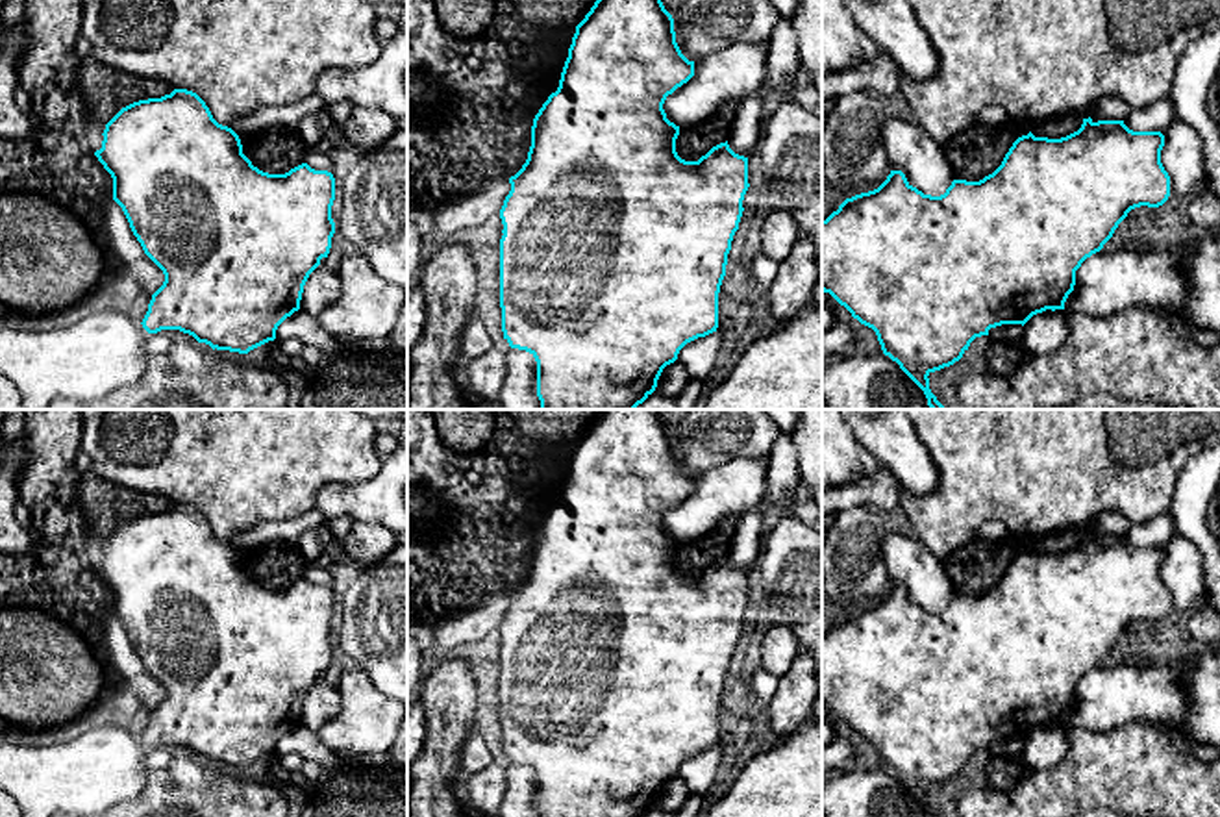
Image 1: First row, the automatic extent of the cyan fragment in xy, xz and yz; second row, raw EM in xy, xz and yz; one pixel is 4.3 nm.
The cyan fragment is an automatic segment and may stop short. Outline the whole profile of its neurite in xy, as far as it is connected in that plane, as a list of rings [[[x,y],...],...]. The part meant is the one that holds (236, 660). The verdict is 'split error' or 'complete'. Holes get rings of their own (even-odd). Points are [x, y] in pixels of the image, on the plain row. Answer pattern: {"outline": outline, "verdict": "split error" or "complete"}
{"outline": [[[174,504],[170,509],[161,513],[148,513],[133,517],[122,522],[104,545],[102,563],[94,567],[98,576],[113,593],[113,615],[122,622],[130,643],[137,656],[141,658],[144,669],[163,685],[165,697],[152,710],[148,726],[143,734],[143,743],[148,748],[157,748],[161,745],[180,745],[193,750],[198,758],[209,760],[213,765],[230,765],[239,769],[248,769],[250,765],[274,756],[278,741],[300,724],[300,715],[304,700],[309,689],[320,680],[322,672],[328,672],[331,663],[331,652],[335,648],[335,637],[331,634],[331,621],[335,615],[335,593],[328,585],[315,585],[307,578],[291,584],[285,589],[268,589],[252,580],[252,576],[243,569],[243,559],[239,550],[218,539],[205,517],[193,506]]], "verdict": "complete"}

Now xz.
{"outline": [[[600,409],[600,413],[594,417],[591,426],[585,430],[585,434],[576,441],[576,448],[572,452],[572,459],[568,463],[568,472],[565,476],[559,502],[555,508],[548,511],[548,515],[542,519],[539,528],[533,534],[531,541],[531,561],[528,567],[528,574],[522,580],[522,584],[509,593],[511,606],[504,615],[504,621],[500,624],[500,634],[504,639],[502,654],[500,654],[500,723],[502,723],[502,747],[504,754],[509,758],[511,763],[526,765],[529,767],[537,776],[537,811],[541,817],[644,817],[657,802],[657,795],[663,787],[663,784],[678,774],[679,765],[698,754],[705,752],[718,743],[718,708],[722,695],[726,691],[726,680],[728,680],[728,669],[731,665],[731,656],[735,647],[739,645],[739,637],[742,632],[742,615],[750,602],[748,598],[748,572],[735,569],[728,556],[713,561],[705,571],[702,571],[698,576],[685,576],[676,567],[676,554],[679,550],[679,541],[670,537],[666,534],[666,528],[663,524],[663,519],[668,509],[672,509],[678,502],[687,498],[694,491],[694,476],[689,476],[678,458],[676,458],[676,446],[674,446],[674,434],[665,424],[659,409]]], "verdict": "complete"}

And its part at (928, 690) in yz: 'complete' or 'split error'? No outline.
complete

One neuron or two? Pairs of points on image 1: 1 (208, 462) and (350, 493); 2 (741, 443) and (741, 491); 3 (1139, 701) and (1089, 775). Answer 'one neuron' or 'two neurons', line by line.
1: two neurons
2: two neurons
3: two neurons

